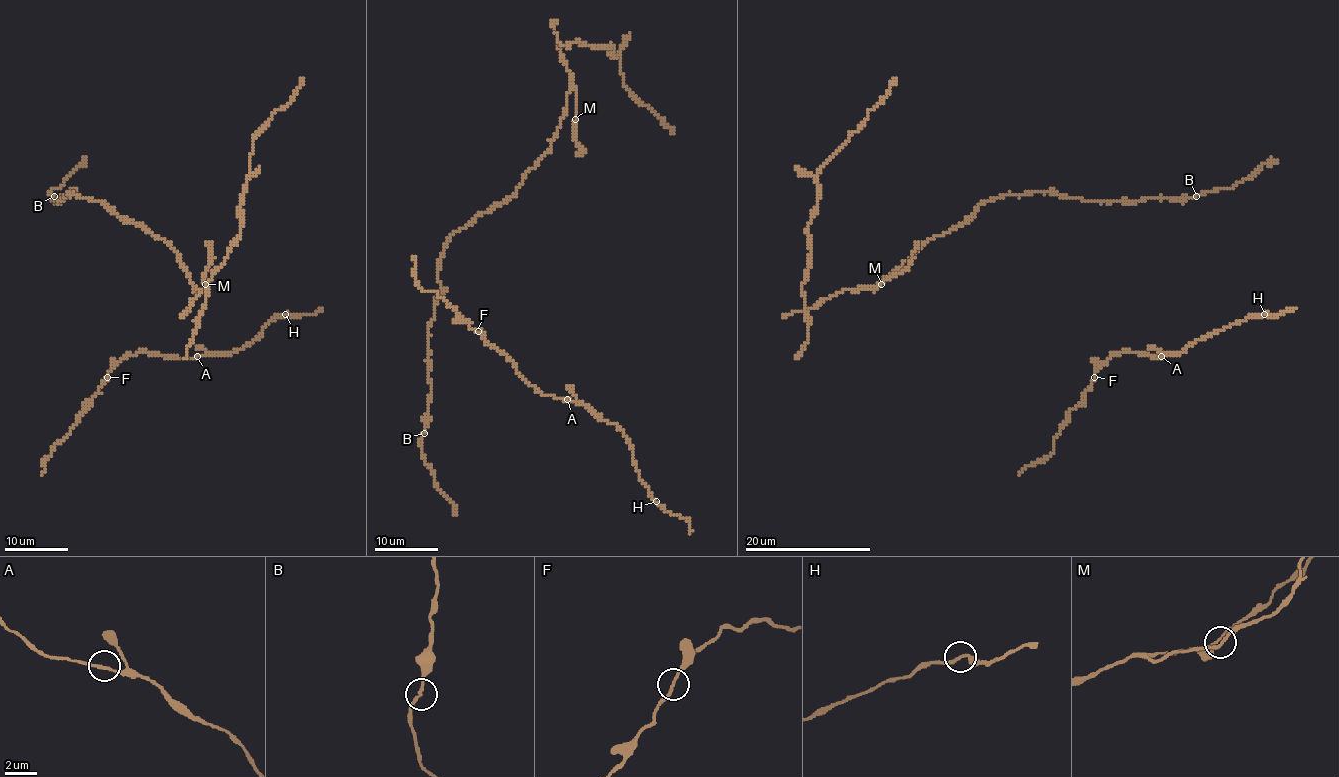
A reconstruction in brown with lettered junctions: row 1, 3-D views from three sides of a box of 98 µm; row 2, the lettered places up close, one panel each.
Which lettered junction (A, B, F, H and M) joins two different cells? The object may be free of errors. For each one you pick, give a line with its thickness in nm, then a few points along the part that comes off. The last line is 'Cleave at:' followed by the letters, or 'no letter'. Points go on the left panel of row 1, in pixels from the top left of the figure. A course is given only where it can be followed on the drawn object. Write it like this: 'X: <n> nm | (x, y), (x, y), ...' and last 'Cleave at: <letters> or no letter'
Cleave at: no letter

